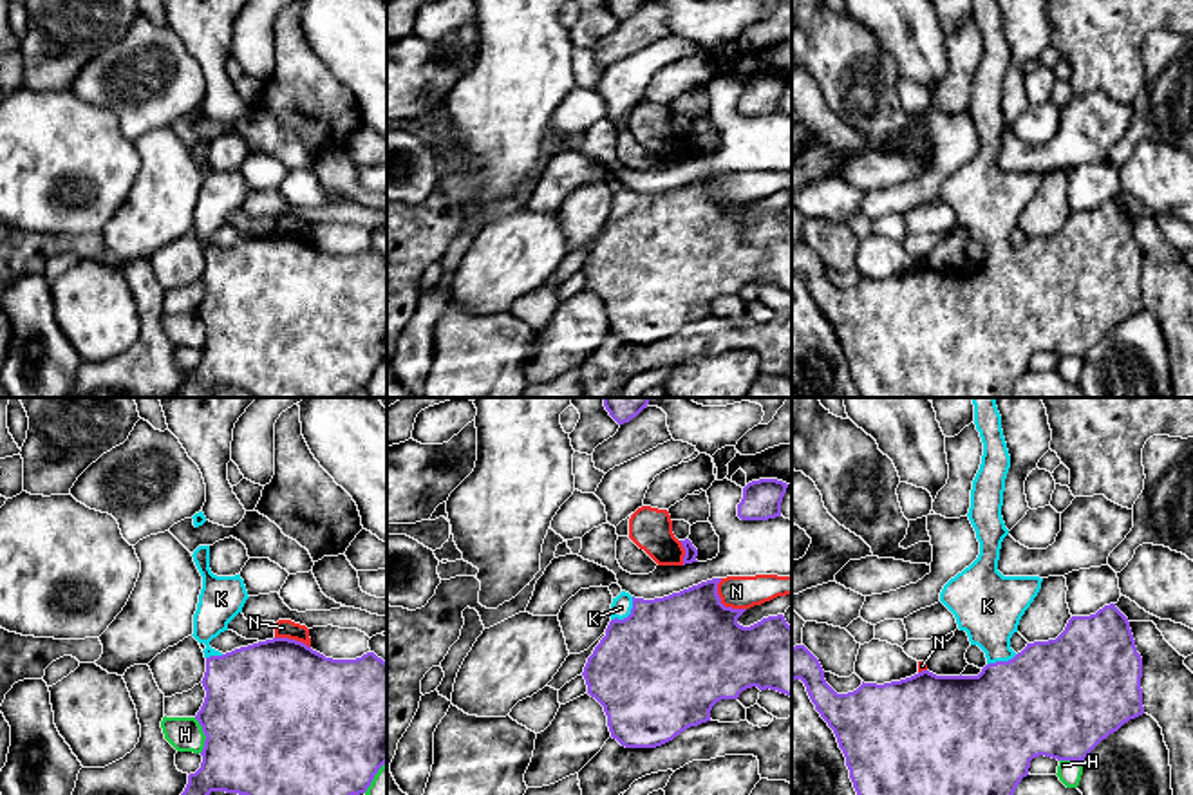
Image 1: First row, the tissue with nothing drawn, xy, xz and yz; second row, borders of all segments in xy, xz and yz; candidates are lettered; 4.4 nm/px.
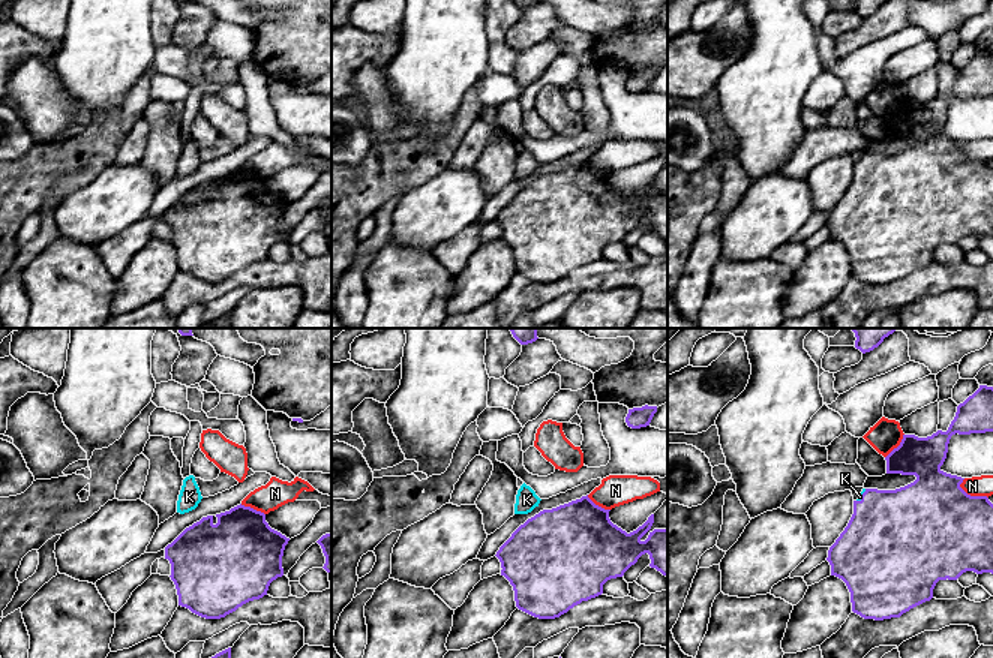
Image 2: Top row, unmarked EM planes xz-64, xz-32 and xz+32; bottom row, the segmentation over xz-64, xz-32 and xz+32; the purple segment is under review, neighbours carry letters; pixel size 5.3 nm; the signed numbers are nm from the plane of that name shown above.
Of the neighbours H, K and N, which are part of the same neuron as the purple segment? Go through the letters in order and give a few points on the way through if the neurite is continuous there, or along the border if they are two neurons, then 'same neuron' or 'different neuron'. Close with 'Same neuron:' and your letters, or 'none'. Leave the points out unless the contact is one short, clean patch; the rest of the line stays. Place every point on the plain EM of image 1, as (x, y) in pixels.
H: different neuron
K: runs through xz (669, 250), (629, 210), (620, 203); same neuron
N: different neuron
Same neuron: K

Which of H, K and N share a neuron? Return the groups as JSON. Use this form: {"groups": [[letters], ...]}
{"groups": [["H"], ["K"], ["N"]]}

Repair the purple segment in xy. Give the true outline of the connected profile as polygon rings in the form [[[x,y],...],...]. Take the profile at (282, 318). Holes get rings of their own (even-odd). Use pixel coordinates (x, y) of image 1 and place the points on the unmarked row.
[[[199,141],[192,152],[202,172],[192,231],[206,240],[206,267],[201,276],[206,293],[195,311],[206,336],[201,363],[188,370],[184,387],[174,398],[208,398],[211,387],[239,388],[255,398],[343,398],[365,388],[387,358],[387,257],[374,248],[356,255],[333,255],[289,233],[258,237],[226,249],[211,244],[210,237],[228,226],[249,192],[240,170],[211,168],[210,141]]]

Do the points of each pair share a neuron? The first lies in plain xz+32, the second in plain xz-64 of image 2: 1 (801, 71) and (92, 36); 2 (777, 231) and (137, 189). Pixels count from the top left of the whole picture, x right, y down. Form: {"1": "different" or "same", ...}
{"1": "same", "2": "same"}

